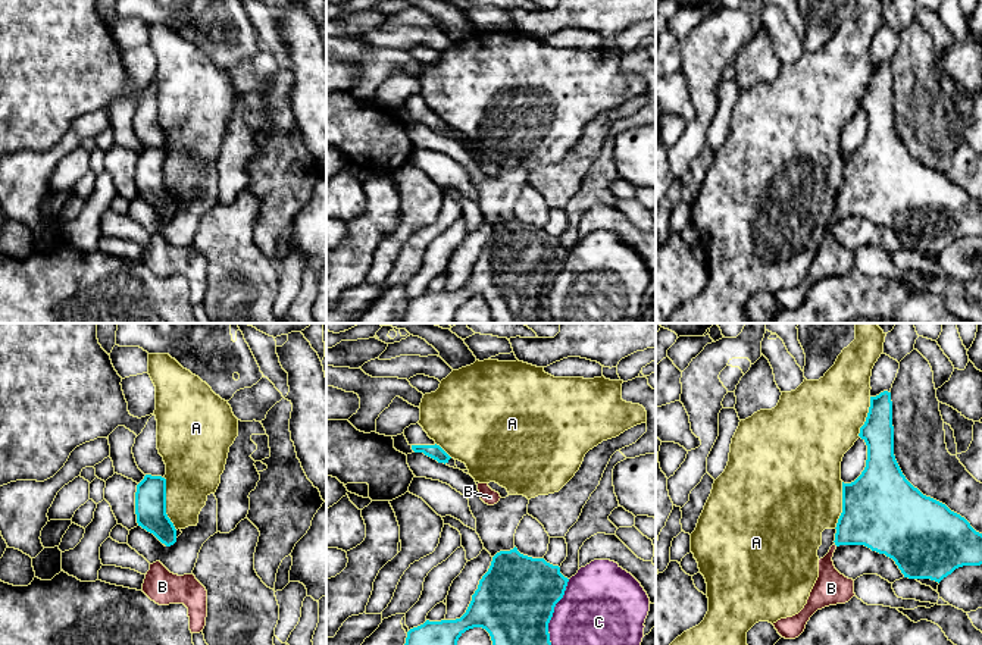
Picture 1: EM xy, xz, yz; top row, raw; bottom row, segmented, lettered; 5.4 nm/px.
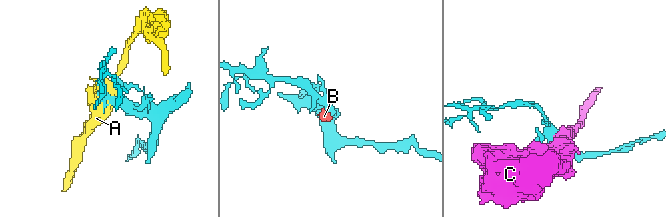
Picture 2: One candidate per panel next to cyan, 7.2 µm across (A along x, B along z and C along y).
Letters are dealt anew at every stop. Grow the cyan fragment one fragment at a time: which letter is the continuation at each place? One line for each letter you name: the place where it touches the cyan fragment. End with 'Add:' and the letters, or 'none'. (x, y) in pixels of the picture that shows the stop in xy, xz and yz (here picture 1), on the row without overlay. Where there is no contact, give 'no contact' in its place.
B: meets cyan in xy at (165, 215)
Add: B

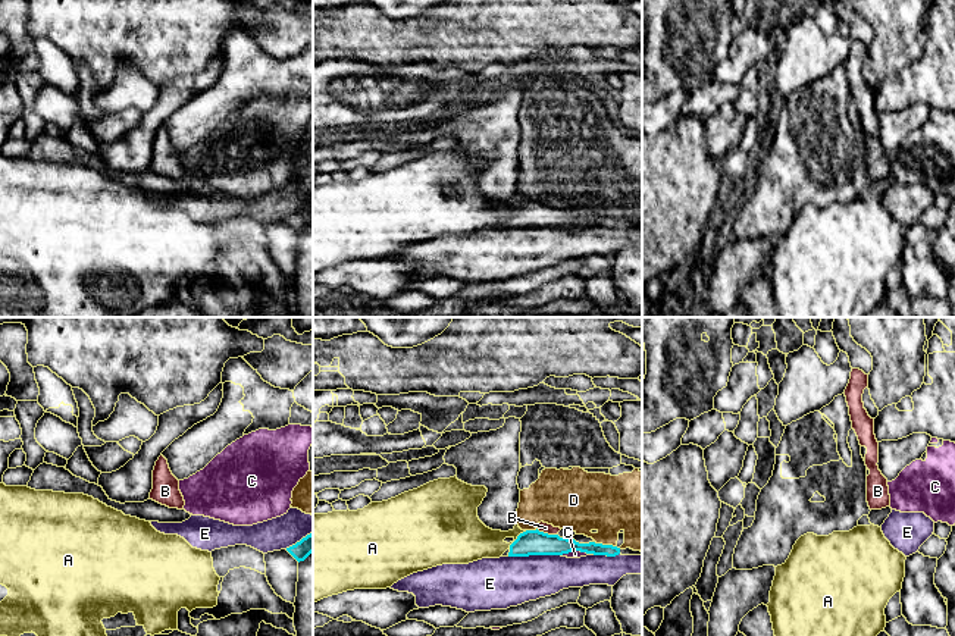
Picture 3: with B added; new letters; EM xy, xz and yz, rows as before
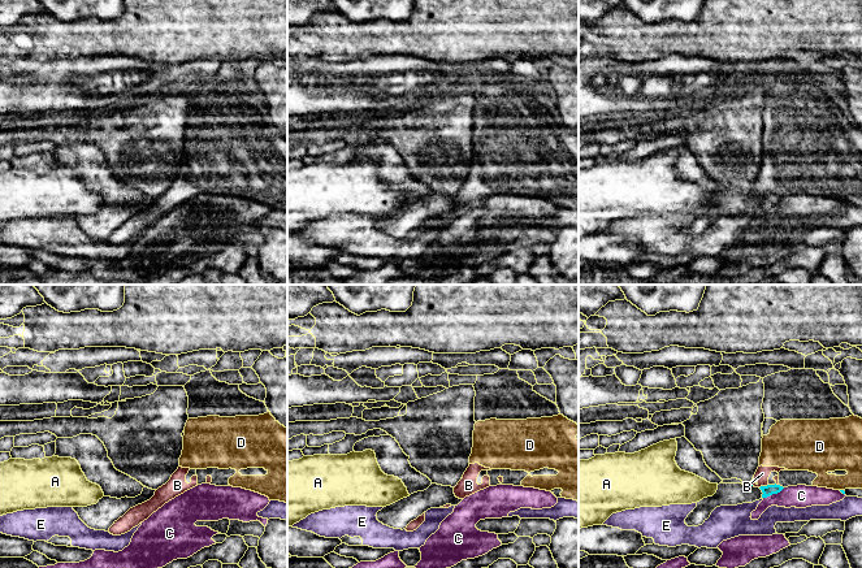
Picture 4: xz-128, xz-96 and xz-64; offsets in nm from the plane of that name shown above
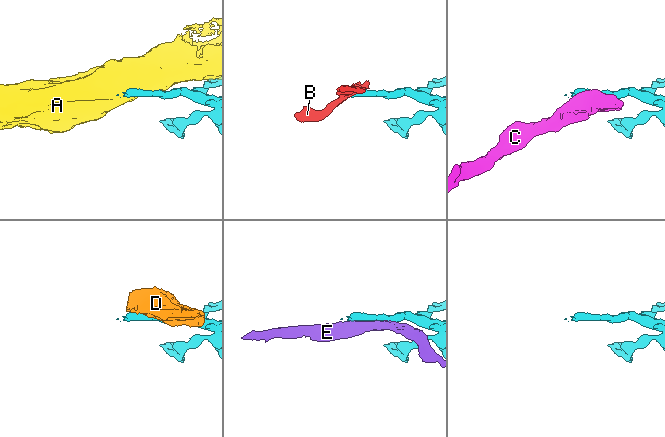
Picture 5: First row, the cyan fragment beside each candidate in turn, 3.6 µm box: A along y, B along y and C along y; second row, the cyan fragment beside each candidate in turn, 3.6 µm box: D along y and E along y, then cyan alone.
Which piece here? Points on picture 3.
Add: none

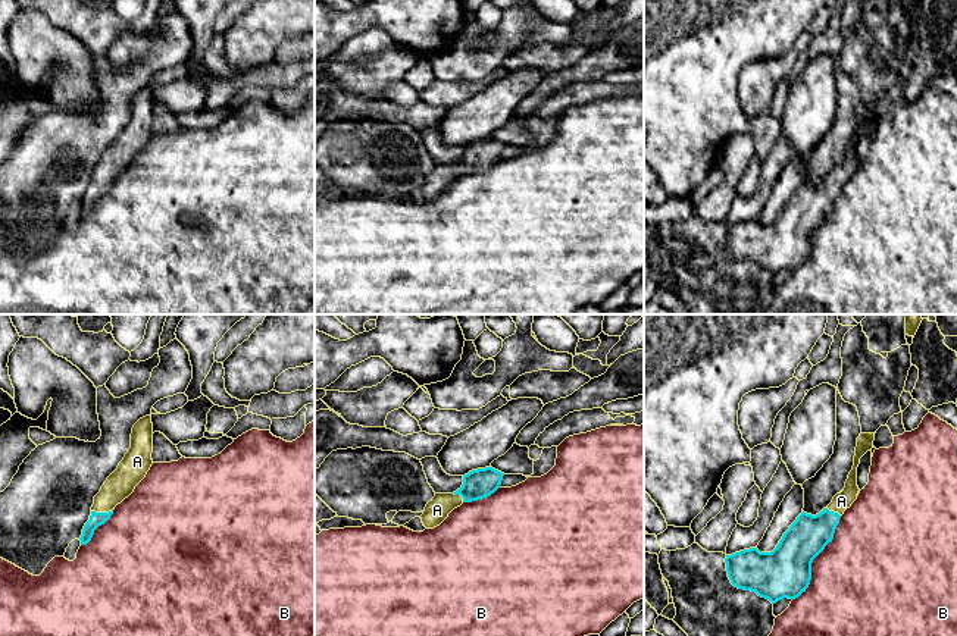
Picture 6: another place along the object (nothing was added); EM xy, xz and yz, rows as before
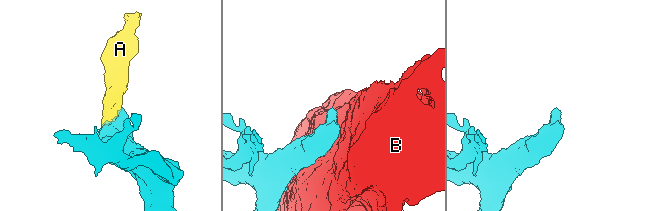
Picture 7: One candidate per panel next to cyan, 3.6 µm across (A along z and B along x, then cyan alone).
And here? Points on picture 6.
A: meets cyan in xy at (102, 184)
Add: A

